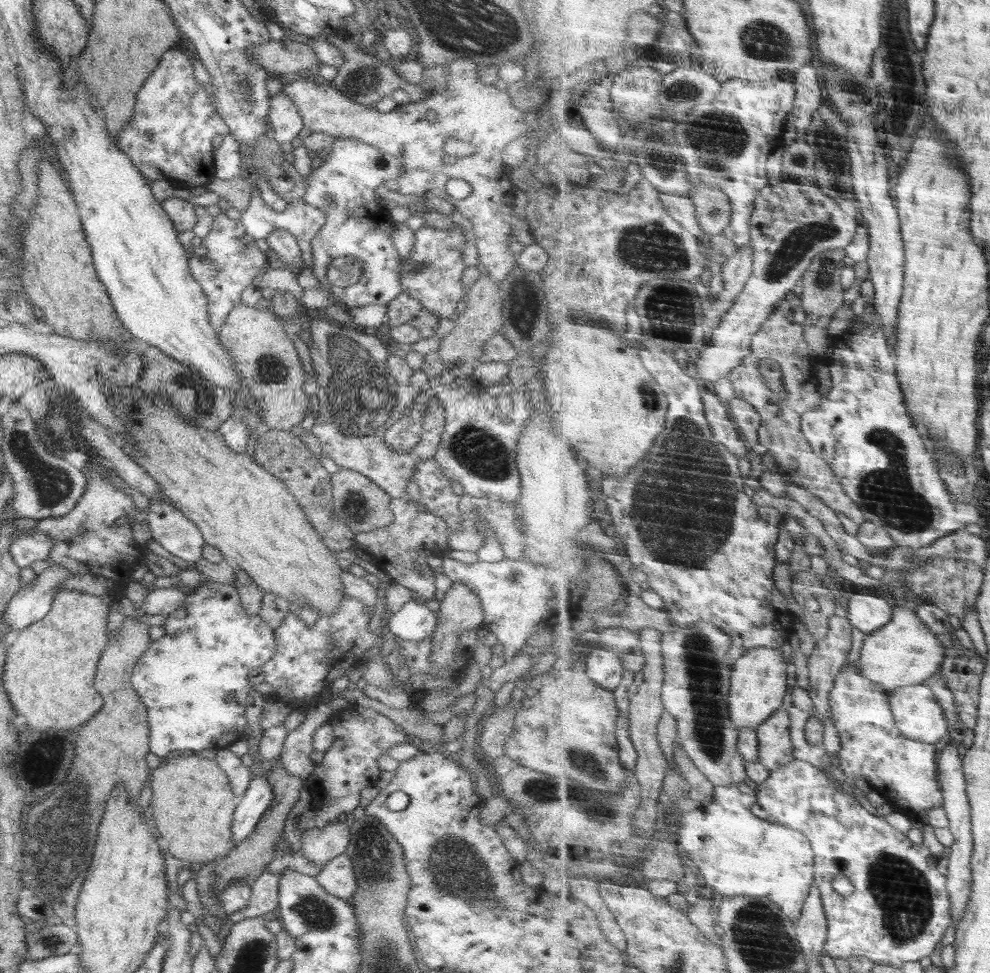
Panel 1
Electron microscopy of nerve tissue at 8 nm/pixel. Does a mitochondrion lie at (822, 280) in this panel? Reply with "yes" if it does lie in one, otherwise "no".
yes

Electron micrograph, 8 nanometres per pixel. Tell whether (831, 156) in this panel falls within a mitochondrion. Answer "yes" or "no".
yes

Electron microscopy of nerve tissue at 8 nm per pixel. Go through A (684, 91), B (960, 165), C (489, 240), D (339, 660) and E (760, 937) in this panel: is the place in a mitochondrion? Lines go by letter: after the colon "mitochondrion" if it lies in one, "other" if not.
A: mitochondrion
B: other
C: other
D: other
E: mitochondrion

